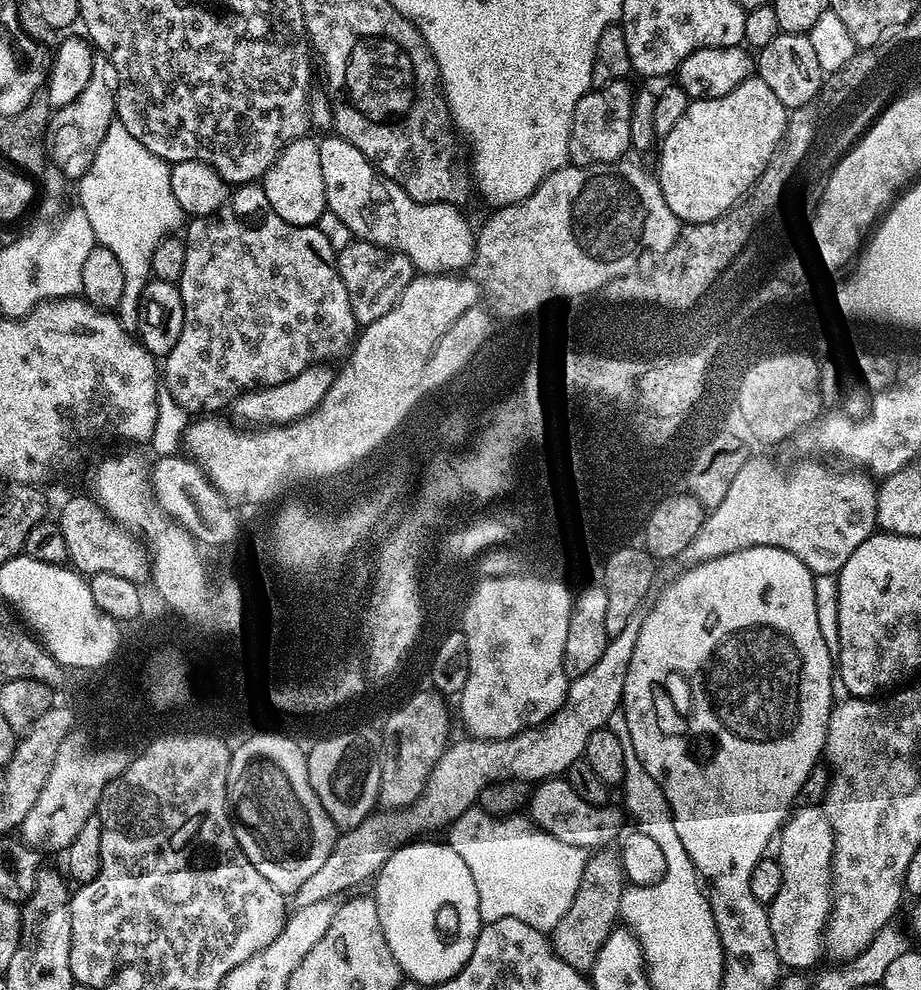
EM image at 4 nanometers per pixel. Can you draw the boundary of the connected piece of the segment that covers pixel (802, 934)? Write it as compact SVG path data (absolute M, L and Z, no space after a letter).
M800 806L784 822L783 828L778 833L780 853L778 859L782 866L782 890L778 898L767 905L770 930L774 934L774 942L778 950L781 965L788 970L815 969L823 956L826 956L826 933L828 920L832 914L833 879L832 856L836 853L836 834L830 824L830 818L820 806Z

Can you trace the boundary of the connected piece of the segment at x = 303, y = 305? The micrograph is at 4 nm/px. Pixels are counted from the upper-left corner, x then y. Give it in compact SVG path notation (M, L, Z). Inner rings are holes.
M255 183L237 187L233 192L236 193L225 204L221 203L208 216L195 217L191 221L193 224L189 226L188 233L183 233L182 236L186 250L186 262L182 265L178 287L182 294L184 325L182 326L182 334L178 334L178 342L168 352L168 355L163 357L164 378L162 376L162 384L170 392L170 397L174 402L184 408L188 414L212 414L220 410L216 408L225 407L224 409L227 409L236 397L243 393L258 388L273 388L282 382L292 380L299 372L303 372L309 367L308 359L311 358L315 348L320 356L332 356L335 352L347 353L358 332L358 324L356 328L357 317L351 311L346 310L348 295L342 286L340 276L337 275L335 267L329 261L327 264L320 257L328 255L331 257L334 249L332 243L322 235L319 227L303 228L297 224L288 224L282 218L278 218L278 214L274 214L274 210L266 202L263 187L257 186Z

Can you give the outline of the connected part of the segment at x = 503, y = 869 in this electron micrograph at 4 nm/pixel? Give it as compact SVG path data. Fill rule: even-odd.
M479 806L468 808L457 820L453 820L451 824L447 825L447 832L446 842L454 850L454 854L458 854L458 858L462 858L462 862L466 862L470 874L474 874L474 886L478 886L478 910L480 911L480 919L484 924L498 922L498 918L518 918L518 922L526 922L530 926L534 926L539 932L548 934L551 933L556 922L562 918L562 914L566 910L570 910L570 902L574 902L574 894L582 882L582 874L586 863L585 849L559 841L558 838L554 838L552 834L533 823L527 815L491 816L489 812L484 811Z

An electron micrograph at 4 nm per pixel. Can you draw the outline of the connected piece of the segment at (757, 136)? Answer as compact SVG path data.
M749 78L734 86L730 94L722 94L722 98L709 100L693 100L686 106L686 114L678 118L674 130L659 141L660 172L658 179L662 198L666 198L666 206L674 210L674 214L684 224L697 224L717 220L726 210L735 209L739 192L747 190L748 181L760 171L772 152L772 145L782 139L788 130L790 121L789 109L778 102L778 97L770 91L770 86L759 78Z

